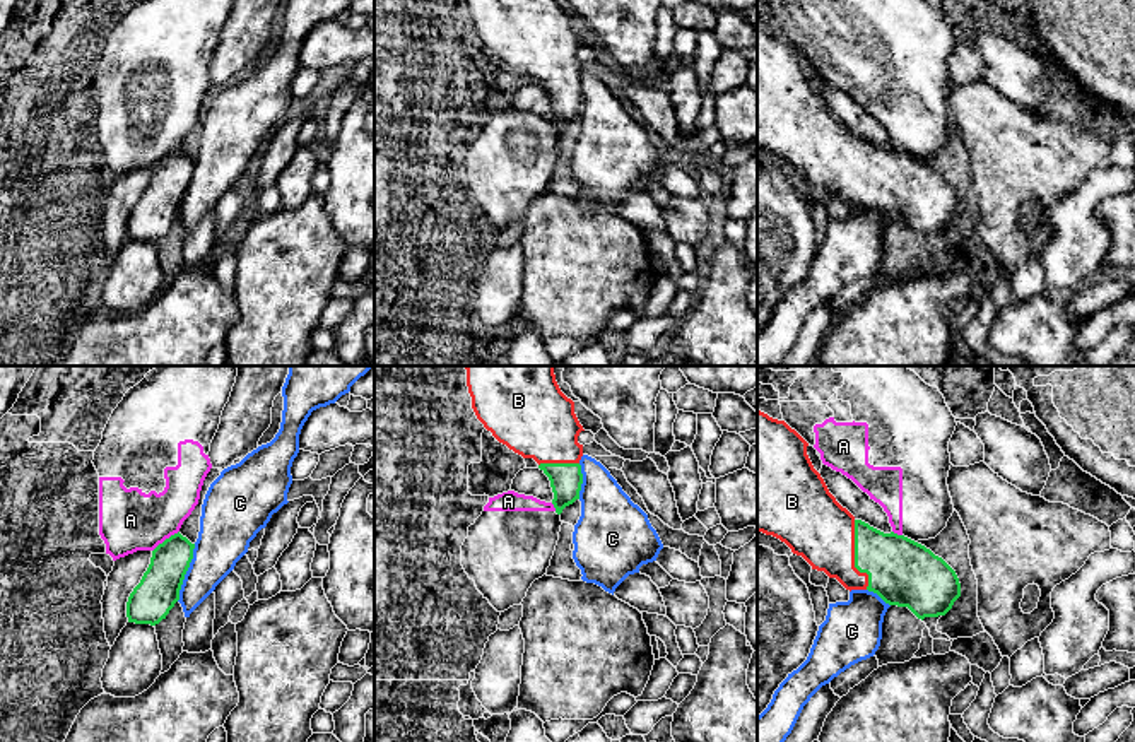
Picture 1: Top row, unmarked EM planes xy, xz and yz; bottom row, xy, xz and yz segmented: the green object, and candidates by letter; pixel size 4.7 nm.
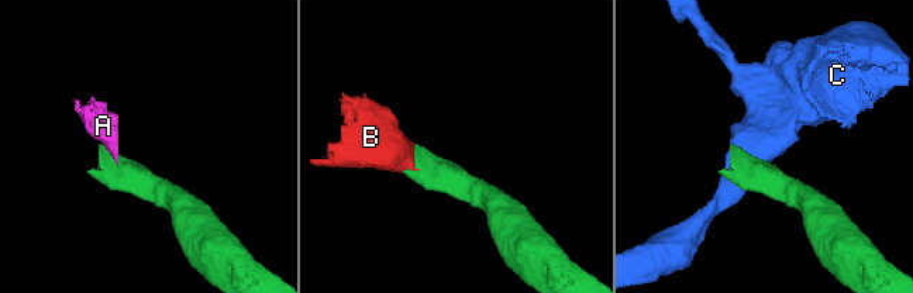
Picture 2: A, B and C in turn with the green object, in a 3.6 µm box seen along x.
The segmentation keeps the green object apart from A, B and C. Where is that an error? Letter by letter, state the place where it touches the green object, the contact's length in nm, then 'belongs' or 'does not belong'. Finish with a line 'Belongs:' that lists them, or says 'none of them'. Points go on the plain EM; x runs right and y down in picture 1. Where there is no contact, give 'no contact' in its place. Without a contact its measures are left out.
A: contact xy (166, 156); length 160 nm; does not belong
B: contact yz (855, 173); length 340 nm; belongs
C: contact xy (185, 190); length 280 nm; does not belong
Belongs: B

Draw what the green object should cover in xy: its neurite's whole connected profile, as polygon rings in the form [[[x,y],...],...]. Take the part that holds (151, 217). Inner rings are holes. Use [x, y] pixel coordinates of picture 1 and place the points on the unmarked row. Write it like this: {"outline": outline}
{"outline": [[[179,149],[152,168],[150,181],[126,219],[128,239],[156,243],[179,217],[195,161]]]}

